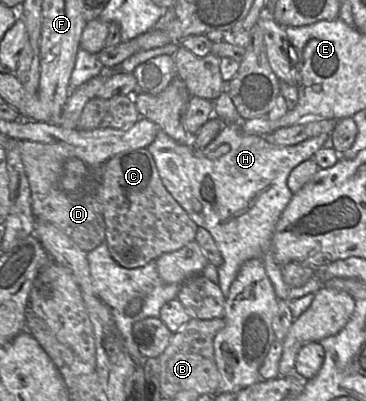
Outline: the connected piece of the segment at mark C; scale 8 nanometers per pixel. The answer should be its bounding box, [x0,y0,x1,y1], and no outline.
[99,147,198,267]

